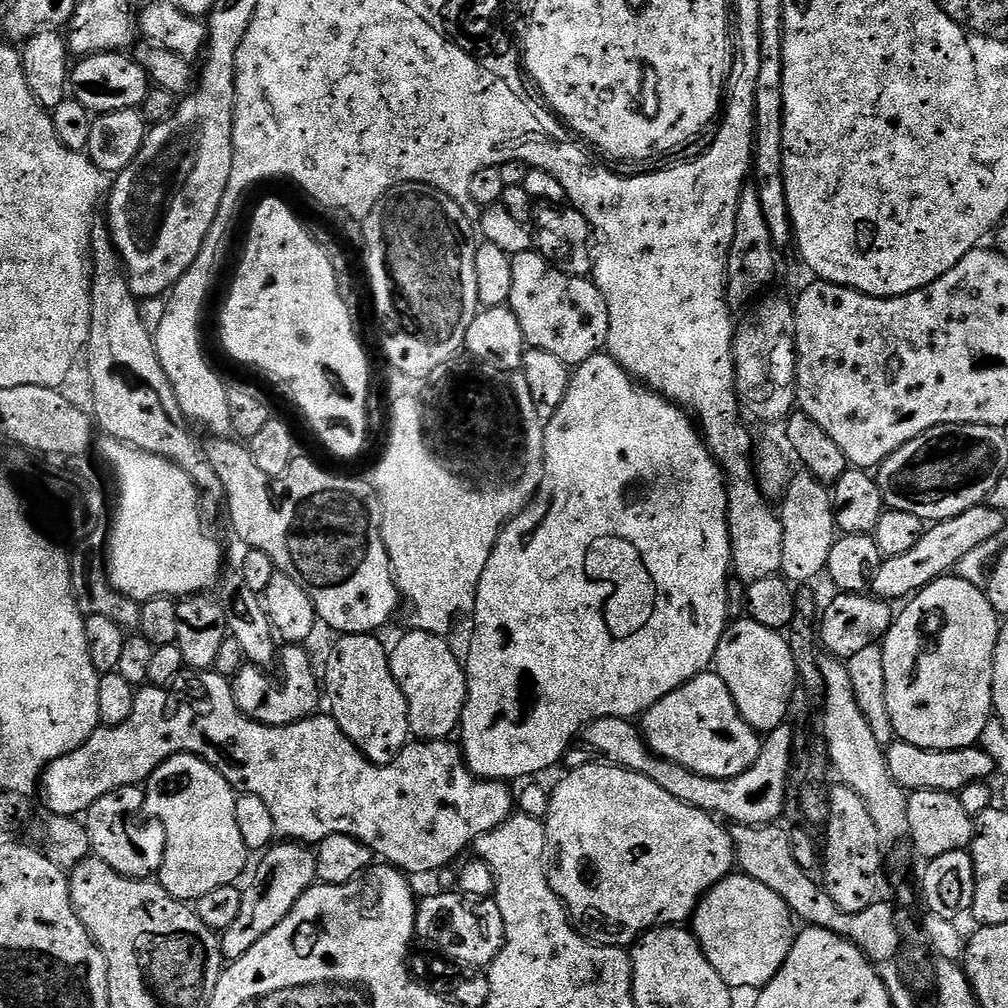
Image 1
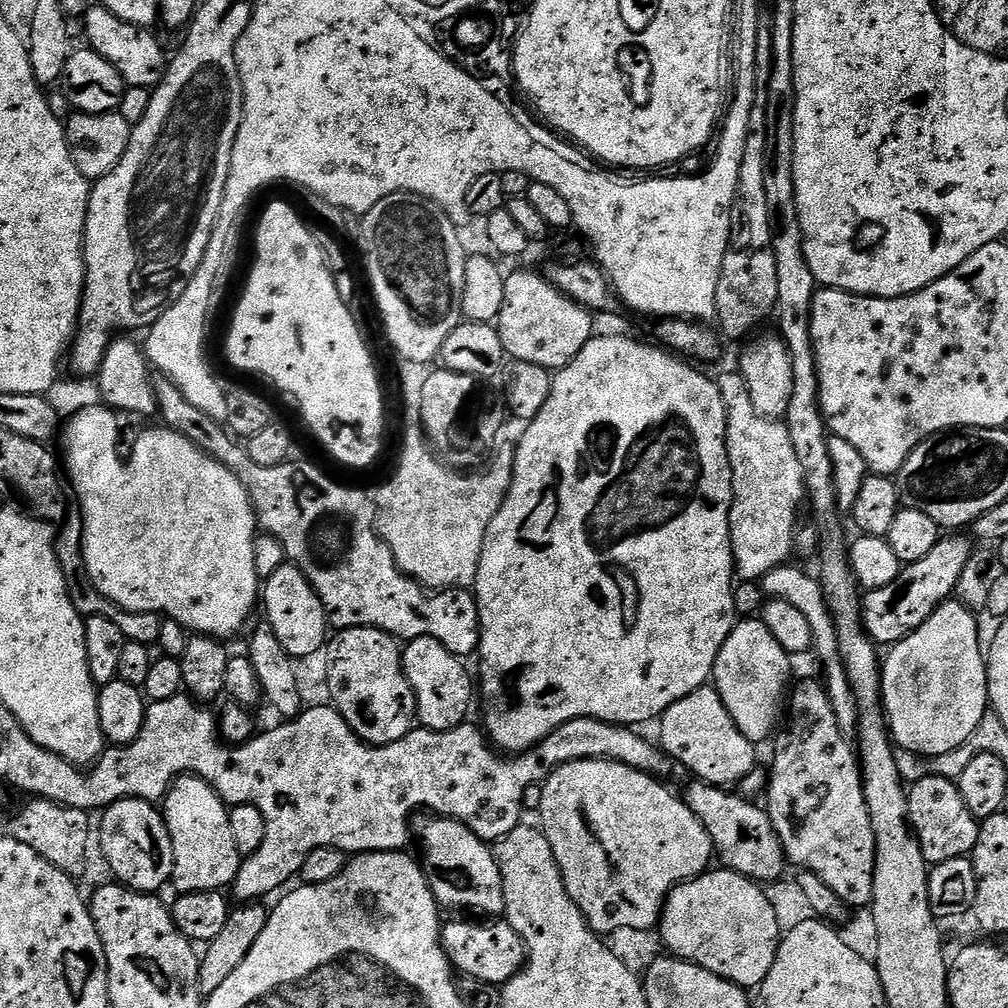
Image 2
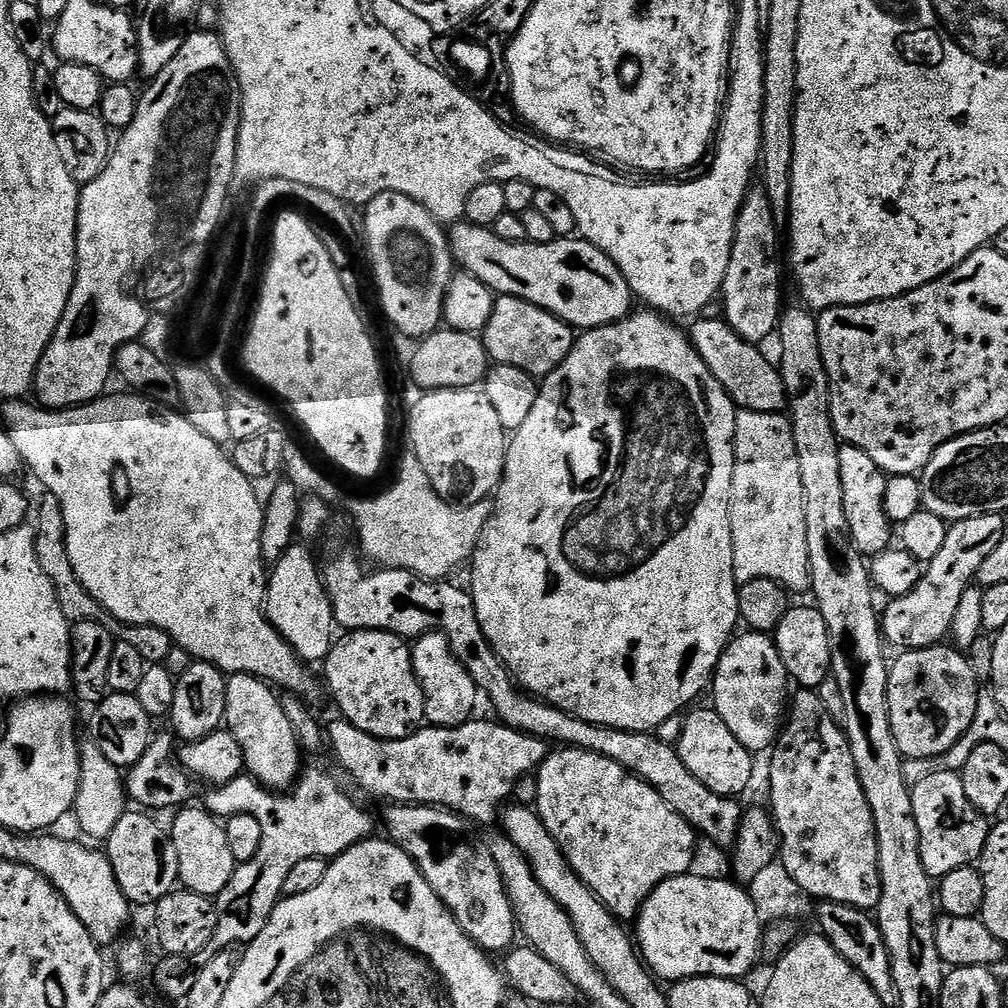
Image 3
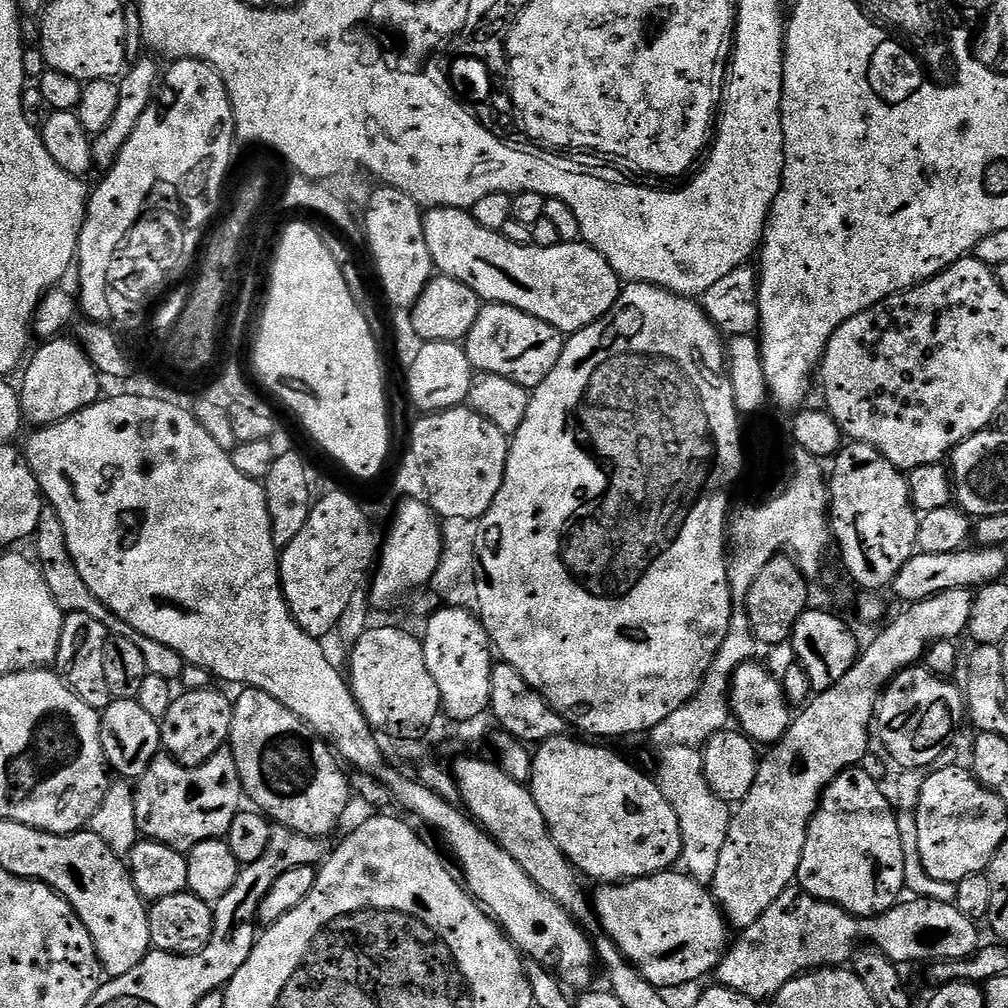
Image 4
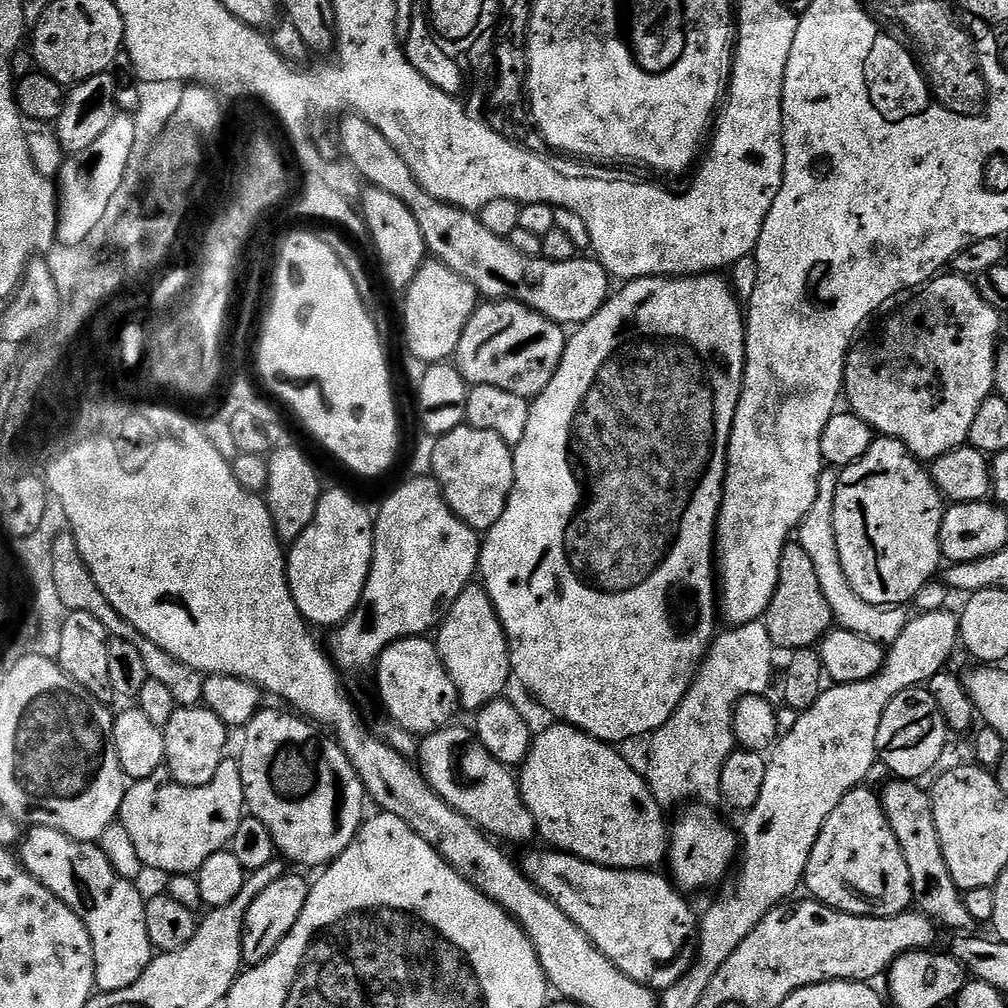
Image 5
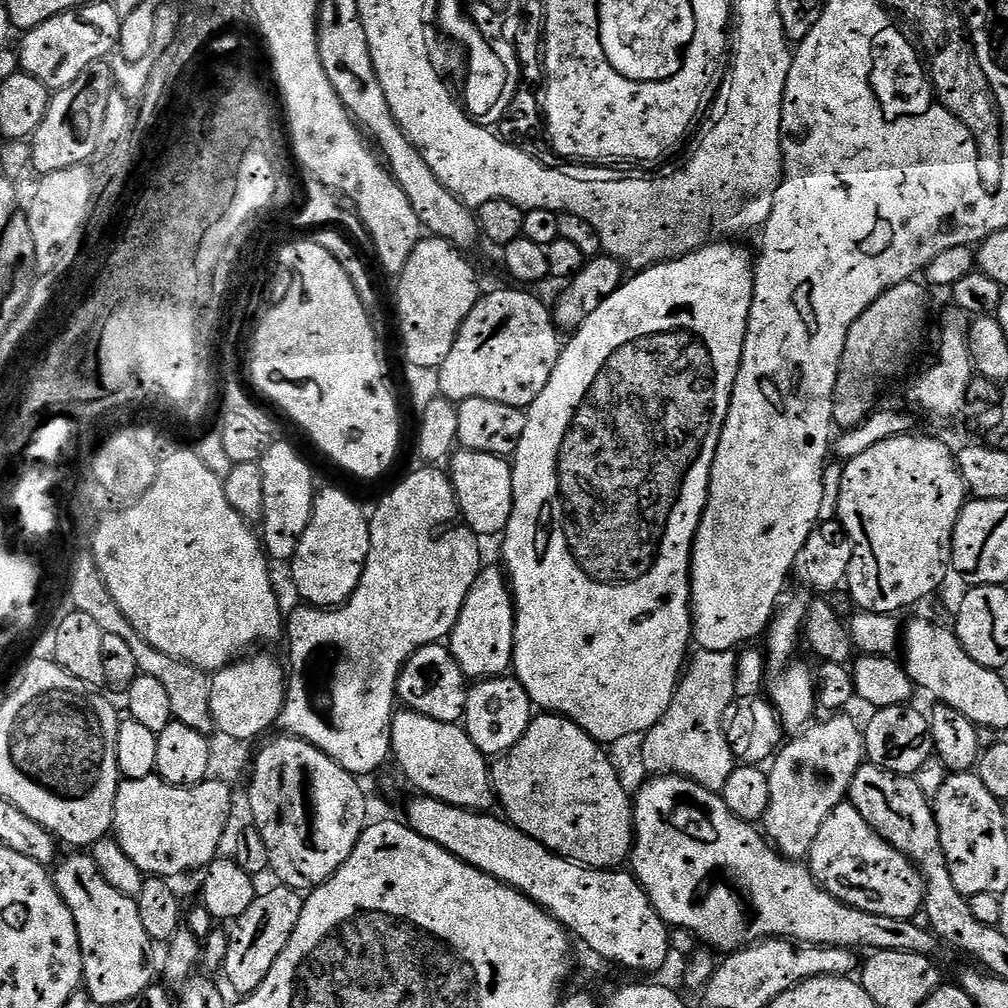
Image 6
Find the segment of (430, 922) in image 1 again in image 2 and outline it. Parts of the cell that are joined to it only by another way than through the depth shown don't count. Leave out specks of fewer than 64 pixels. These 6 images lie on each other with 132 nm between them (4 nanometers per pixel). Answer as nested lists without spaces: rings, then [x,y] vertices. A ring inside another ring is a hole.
[[[472,918],[464,919],[468,920],[452,920],[449,924],[447,921],[440,930],[440,944],[448,956],[448,961],[452,963],[453,969],[460,976],[473,976],[481,984],[497,986],[507,984],[508,980],[519,974],[520,969],[524,966],[526,959],[524,940],[508,925],[507,919],[496,918],[491,922],[477,922]]]

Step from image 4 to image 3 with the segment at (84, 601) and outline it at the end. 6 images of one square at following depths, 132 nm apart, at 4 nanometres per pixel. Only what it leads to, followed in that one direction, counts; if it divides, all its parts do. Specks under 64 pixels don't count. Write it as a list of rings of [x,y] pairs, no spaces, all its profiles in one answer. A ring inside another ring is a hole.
[[[47,494],[41,495],[40,509],[35,509],[34,527],[36,530],[36,553],[38,563],[42,565],[42,570],[46,570],[46,578],[56,591],[58,606],[62,606],[62,614],[70,622],[77,620],[89,620],[90,622],[102,622],[110,634],[119,639],[130,642],[146,658],[149,666],[153,664],[164,664],[168,659],[170,650],[174,647],[170,634],[166,630],[158,630],[158,626],[142,626],[141,624],[122,624],[110,610],[106,610],[90,595],[82,586],[78,574],[74,574],[74,566],[70,566],[70,554],[66,550],[66,518],[62,518],[62,506],[58,498]]]

